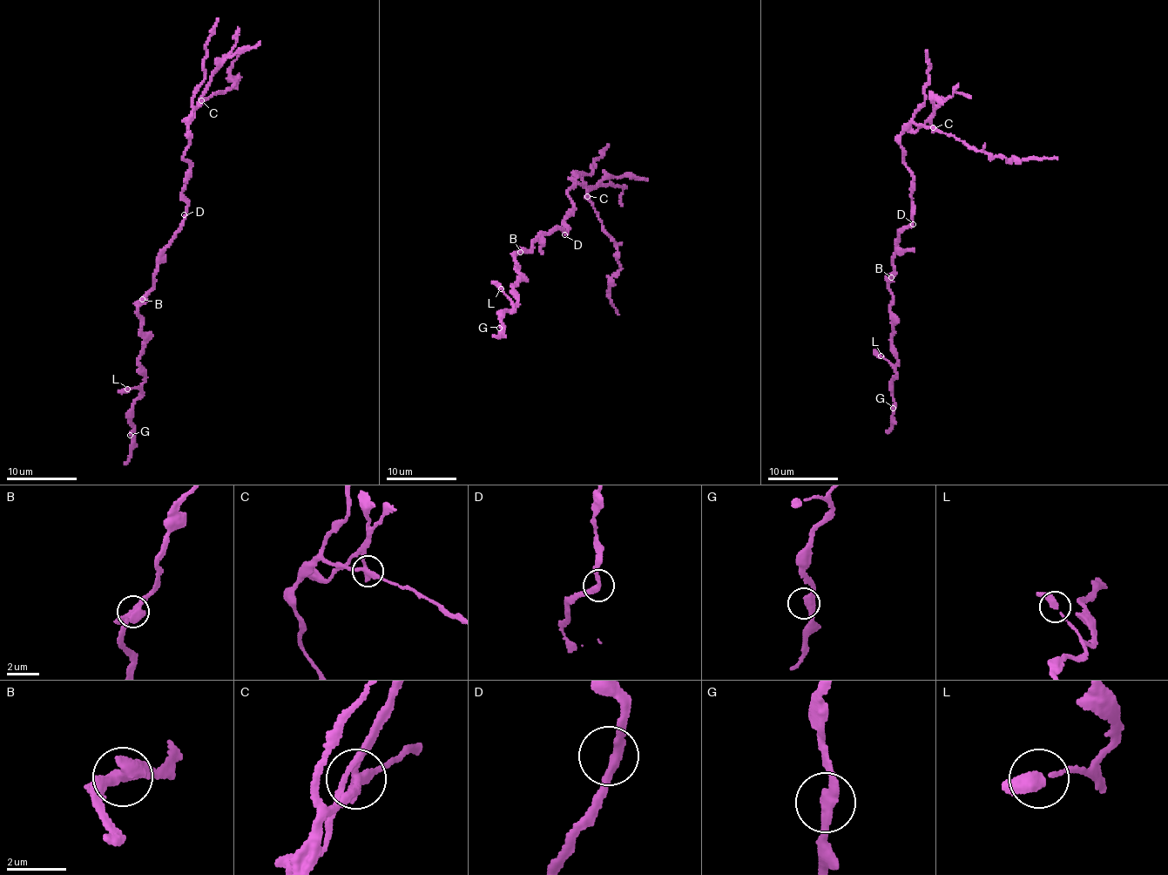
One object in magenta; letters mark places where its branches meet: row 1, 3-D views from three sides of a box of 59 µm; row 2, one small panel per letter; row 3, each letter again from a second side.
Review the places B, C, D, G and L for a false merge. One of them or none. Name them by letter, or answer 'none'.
C

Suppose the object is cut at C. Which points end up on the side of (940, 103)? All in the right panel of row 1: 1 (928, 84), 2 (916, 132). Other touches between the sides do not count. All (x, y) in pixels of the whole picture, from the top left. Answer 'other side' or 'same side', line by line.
1: other side
2: same side

